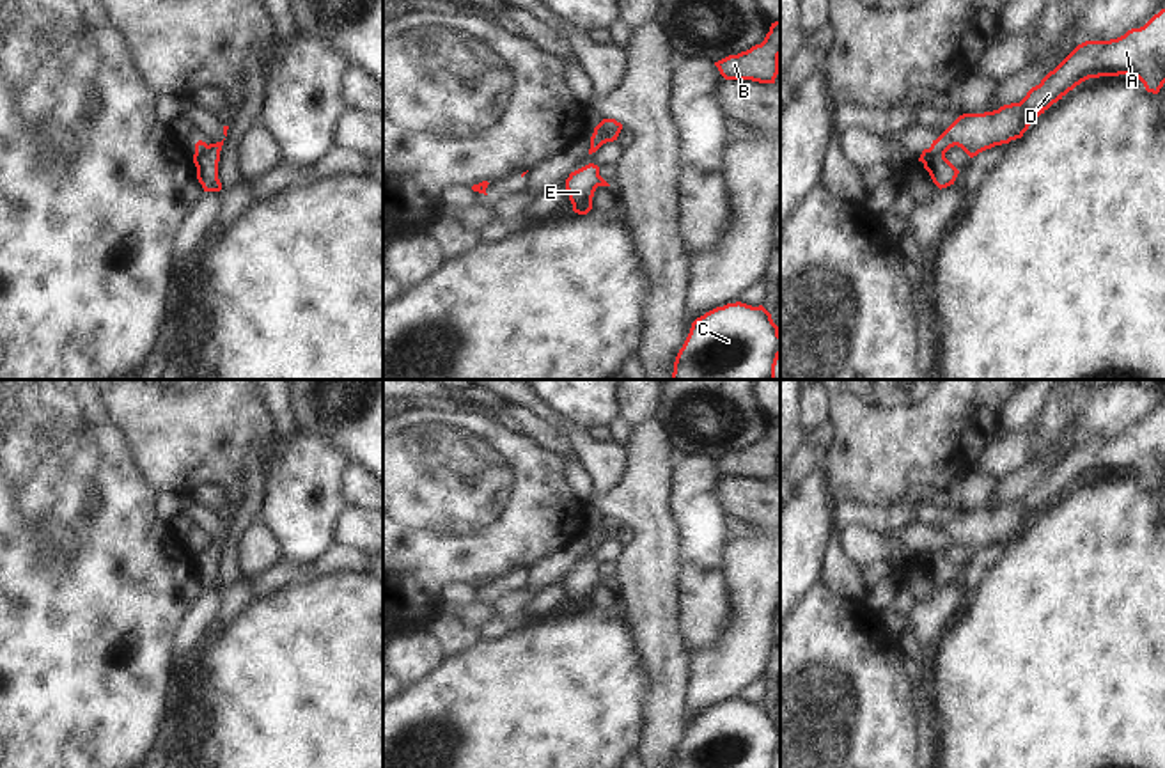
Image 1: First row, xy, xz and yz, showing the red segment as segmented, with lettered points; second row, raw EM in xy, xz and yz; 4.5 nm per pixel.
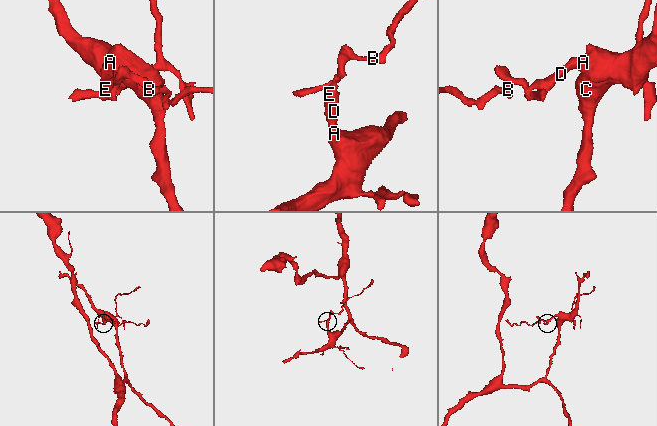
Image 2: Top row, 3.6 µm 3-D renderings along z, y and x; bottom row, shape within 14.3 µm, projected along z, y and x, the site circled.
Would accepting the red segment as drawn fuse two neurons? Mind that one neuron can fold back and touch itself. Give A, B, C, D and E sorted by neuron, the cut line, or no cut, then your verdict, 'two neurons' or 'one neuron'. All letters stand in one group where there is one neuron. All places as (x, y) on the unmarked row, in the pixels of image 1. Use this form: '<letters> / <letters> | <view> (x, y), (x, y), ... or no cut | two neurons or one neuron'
A C D E / B | yz (931, 543), (944, 550) | two neurons

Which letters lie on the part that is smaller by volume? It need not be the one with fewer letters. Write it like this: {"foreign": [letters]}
{"foreign": ["B"]}

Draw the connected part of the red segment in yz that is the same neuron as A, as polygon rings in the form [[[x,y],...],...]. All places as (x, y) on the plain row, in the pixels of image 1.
[[[1165,406],[1144,424],[1131,426],[1117,436],[1078,442],[1020,500],[959,513],[931,545],[947,550],[958,543],[973,555],[986,546],[1021,536],[1041,511],[1082,479],[1119,472],[1138,475],[1147,490],[1160,490],[1165,481]]]

